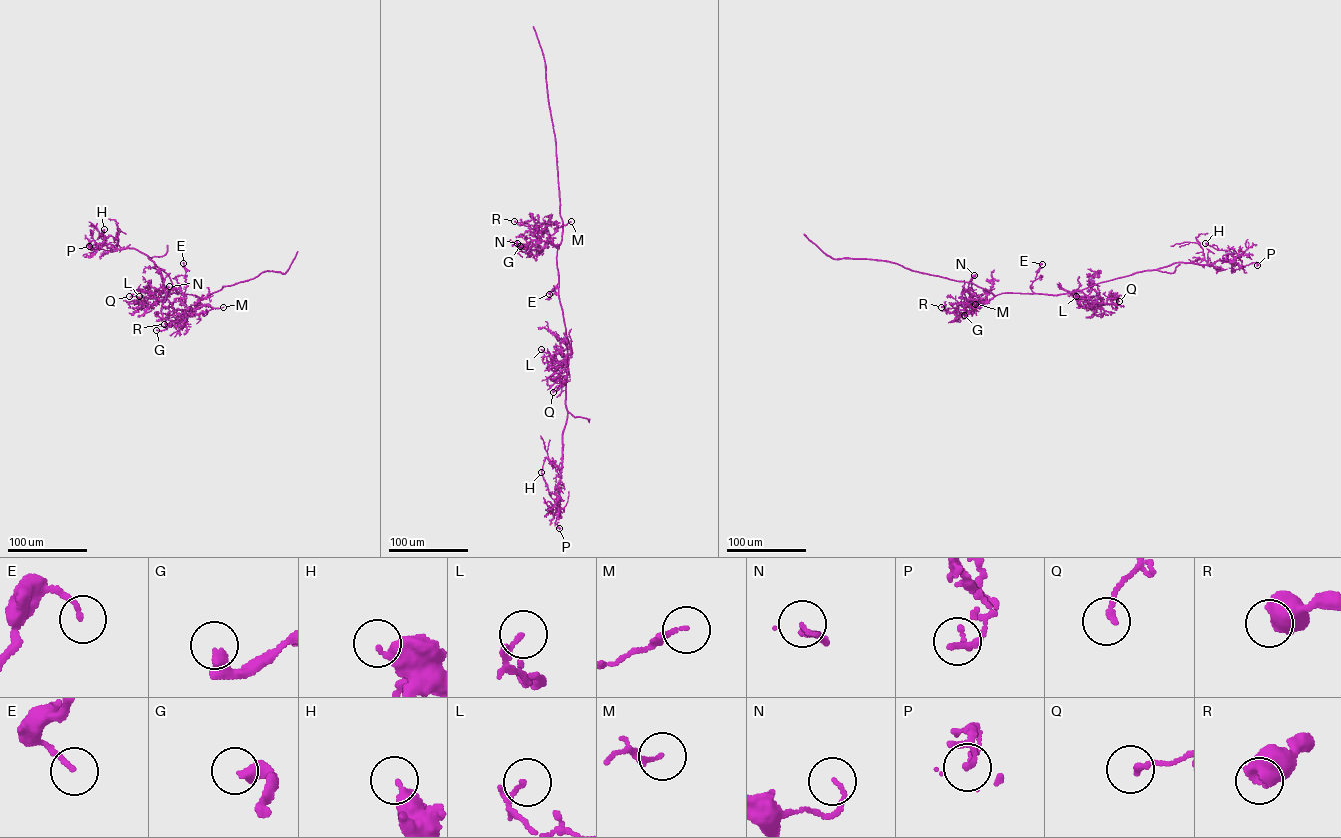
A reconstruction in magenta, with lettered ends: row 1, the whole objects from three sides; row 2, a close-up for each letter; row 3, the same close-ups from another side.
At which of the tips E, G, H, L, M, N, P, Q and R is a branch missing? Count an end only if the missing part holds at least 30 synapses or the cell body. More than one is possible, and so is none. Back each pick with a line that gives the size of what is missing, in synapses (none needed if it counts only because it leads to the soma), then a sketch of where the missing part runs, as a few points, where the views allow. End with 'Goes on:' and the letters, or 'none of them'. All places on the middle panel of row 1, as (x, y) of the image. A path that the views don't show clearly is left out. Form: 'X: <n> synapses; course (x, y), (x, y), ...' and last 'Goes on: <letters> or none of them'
Goes on: none of them

